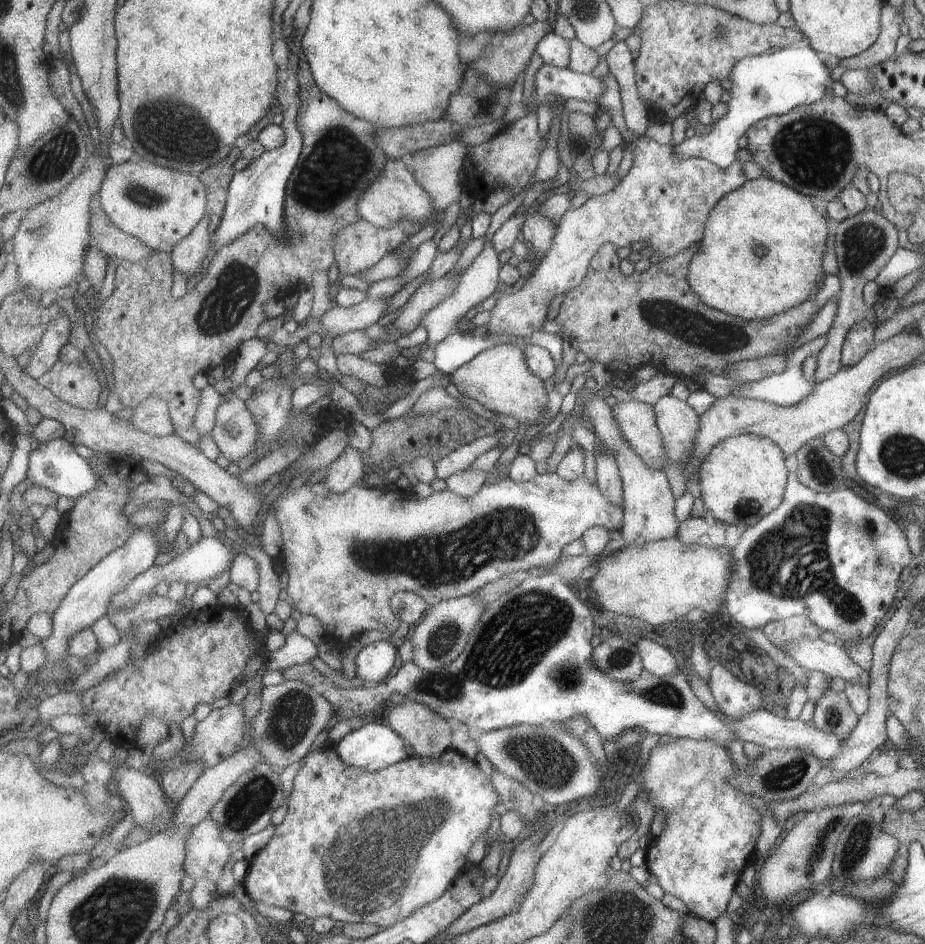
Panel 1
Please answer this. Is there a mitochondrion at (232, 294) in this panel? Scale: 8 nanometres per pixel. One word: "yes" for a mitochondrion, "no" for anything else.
yes

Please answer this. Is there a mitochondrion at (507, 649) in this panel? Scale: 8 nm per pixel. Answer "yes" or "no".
yes

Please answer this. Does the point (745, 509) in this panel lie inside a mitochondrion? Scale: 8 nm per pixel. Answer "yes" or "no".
yes

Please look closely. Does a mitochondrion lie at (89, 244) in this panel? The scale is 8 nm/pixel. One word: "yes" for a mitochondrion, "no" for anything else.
no

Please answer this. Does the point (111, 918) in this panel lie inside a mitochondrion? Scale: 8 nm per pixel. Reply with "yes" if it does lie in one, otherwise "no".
yes

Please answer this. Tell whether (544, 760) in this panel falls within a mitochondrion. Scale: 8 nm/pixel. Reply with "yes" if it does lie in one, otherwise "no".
yes

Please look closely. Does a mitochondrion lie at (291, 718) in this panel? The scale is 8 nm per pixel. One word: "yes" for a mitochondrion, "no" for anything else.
yes

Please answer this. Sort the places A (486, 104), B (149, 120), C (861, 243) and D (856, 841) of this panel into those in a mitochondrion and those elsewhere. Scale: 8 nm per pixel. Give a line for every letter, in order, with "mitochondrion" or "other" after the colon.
A: mitochondrion
B: mitochondrion
C: mitochondrion
D: mitochondrion

